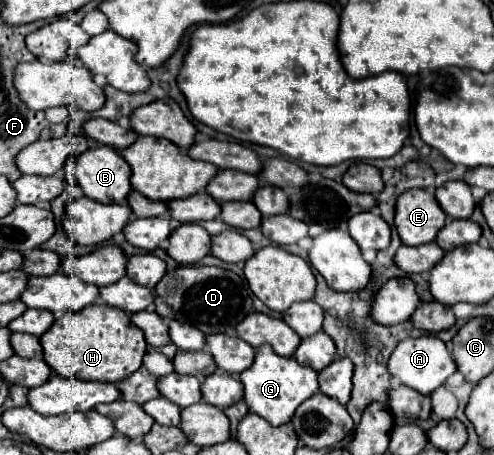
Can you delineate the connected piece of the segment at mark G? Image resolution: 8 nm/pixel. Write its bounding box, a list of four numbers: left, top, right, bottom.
[240,345,320,427]

